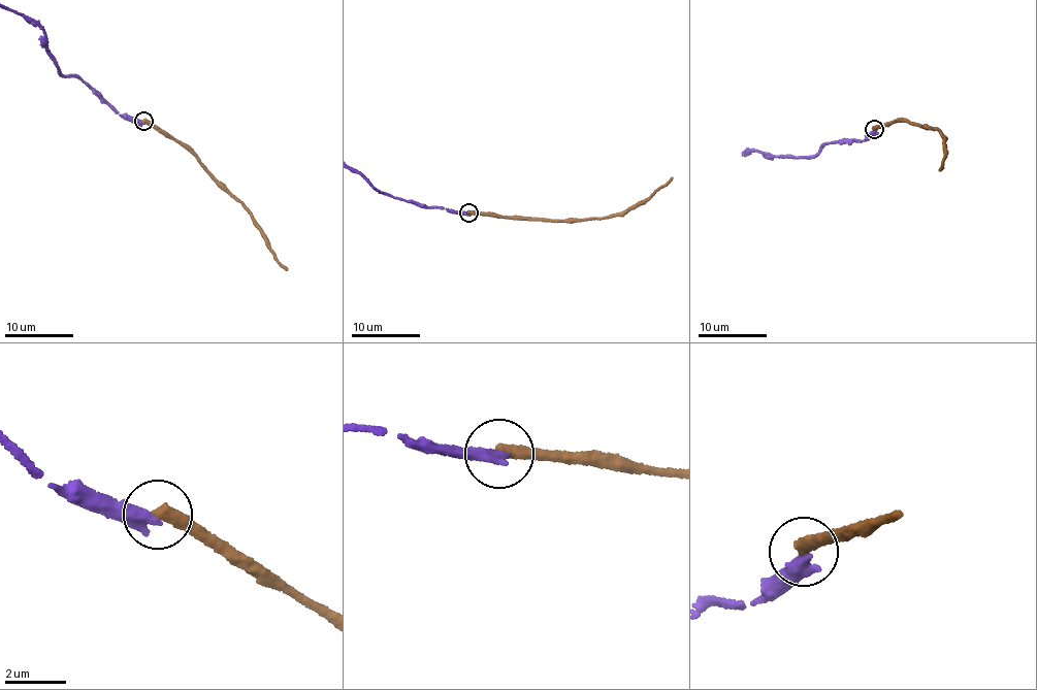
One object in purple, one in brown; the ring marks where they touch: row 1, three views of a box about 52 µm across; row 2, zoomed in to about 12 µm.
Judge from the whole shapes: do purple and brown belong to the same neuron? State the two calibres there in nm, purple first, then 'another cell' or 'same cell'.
calibres 360 and 400 nm; another cell

